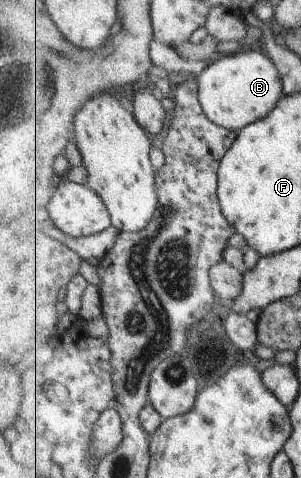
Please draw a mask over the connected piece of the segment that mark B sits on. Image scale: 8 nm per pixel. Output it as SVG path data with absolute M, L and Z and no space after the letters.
M246 48L211 63L197 79L201 105L209 119L234 132L267 117L284 95L284 79L269 55Z

